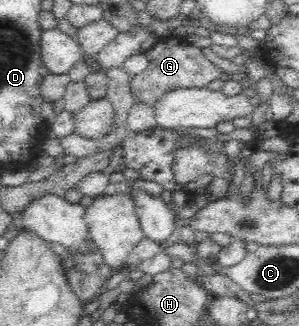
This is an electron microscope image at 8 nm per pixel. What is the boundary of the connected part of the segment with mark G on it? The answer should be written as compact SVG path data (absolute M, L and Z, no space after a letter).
M175 36L161 38L145 54L149 66L139 75L132 76L131 79L130 90L134 102L153 106L168 92L175 89L205 89L210 83L227 74L219 67L214 67L213 63L203 56L201 48L193 46L180 38L175 38Z

